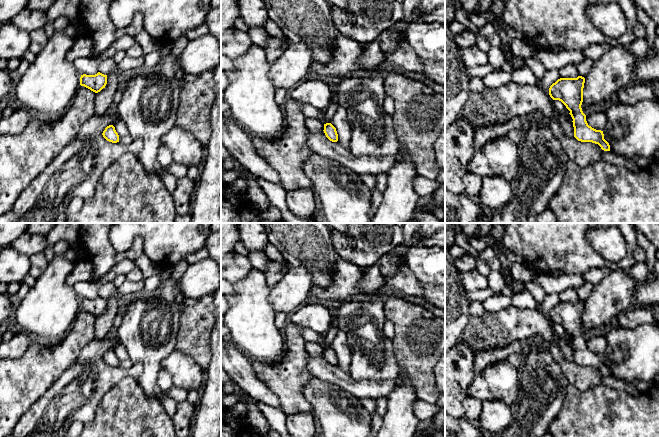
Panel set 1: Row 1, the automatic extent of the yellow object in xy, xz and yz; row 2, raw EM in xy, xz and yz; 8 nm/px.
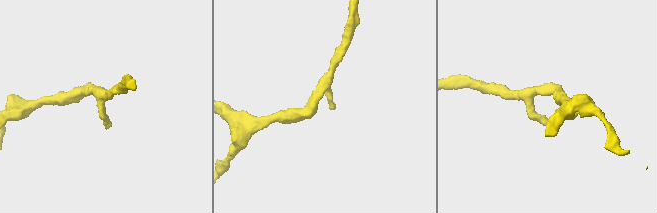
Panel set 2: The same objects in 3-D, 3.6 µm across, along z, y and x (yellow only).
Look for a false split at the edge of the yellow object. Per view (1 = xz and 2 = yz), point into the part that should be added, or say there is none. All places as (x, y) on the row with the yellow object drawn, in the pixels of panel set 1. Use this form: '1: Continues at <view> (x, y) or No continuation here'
1: No continuation here
2: No continuation here

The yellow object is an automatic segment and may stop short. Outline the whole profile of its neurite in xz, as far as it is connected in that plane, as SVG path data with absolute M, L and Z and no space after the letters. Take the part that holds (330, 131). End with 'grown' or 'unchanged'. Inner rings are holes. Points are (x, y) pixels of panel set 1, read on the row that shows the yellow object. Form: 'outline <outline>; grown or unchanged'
outline M331 123L324 124L324 133L326 137L332 141L337 142L338 141L338 134L336 131L336 128Z; unchanged

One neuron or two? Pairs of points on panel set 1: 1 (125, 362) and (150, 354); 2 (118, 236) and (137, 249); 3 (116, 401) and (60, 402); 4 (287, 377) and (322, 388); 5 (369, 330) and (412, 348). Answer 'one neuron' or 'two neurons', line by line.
1: two neurons
2: two neurons
3: two neurons
4: two neurons
5: two neurons

